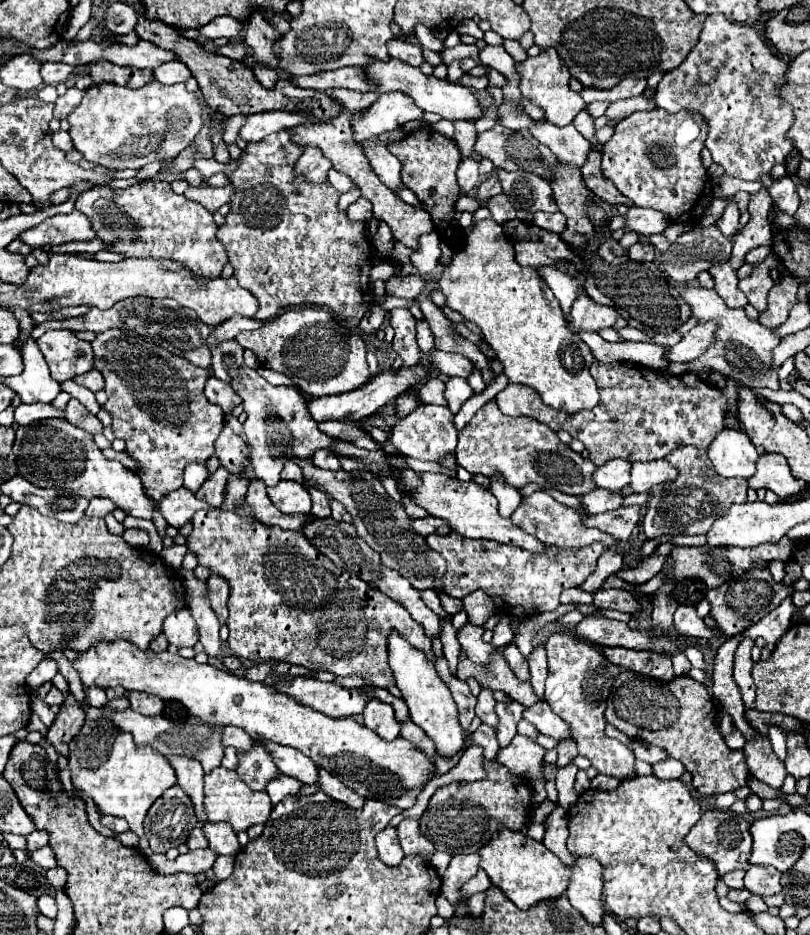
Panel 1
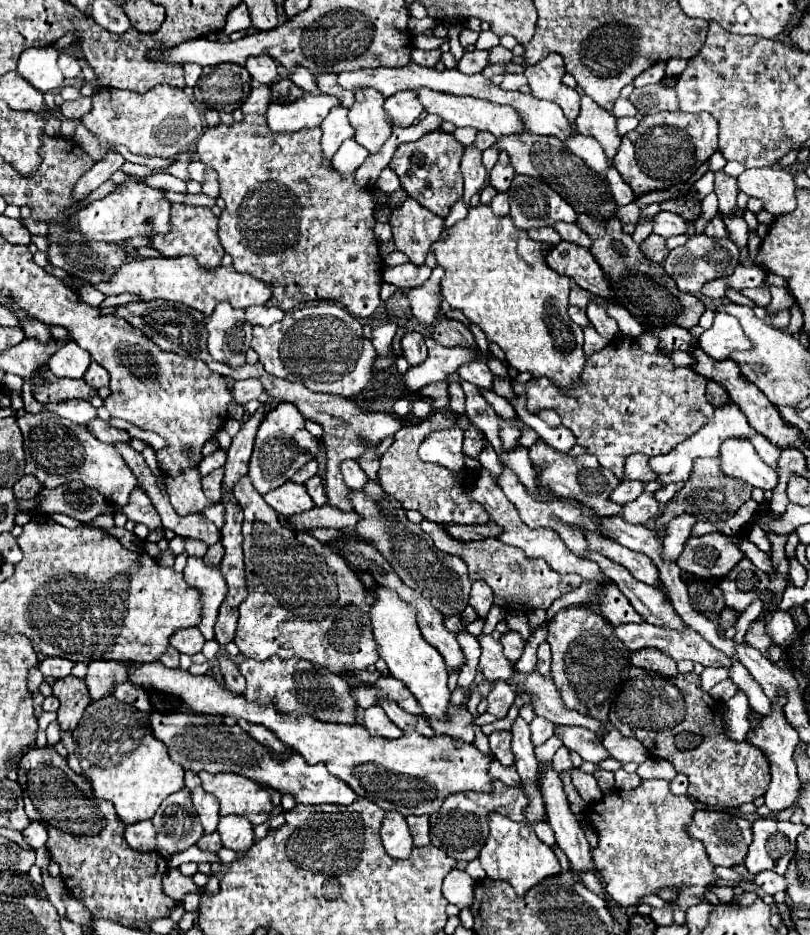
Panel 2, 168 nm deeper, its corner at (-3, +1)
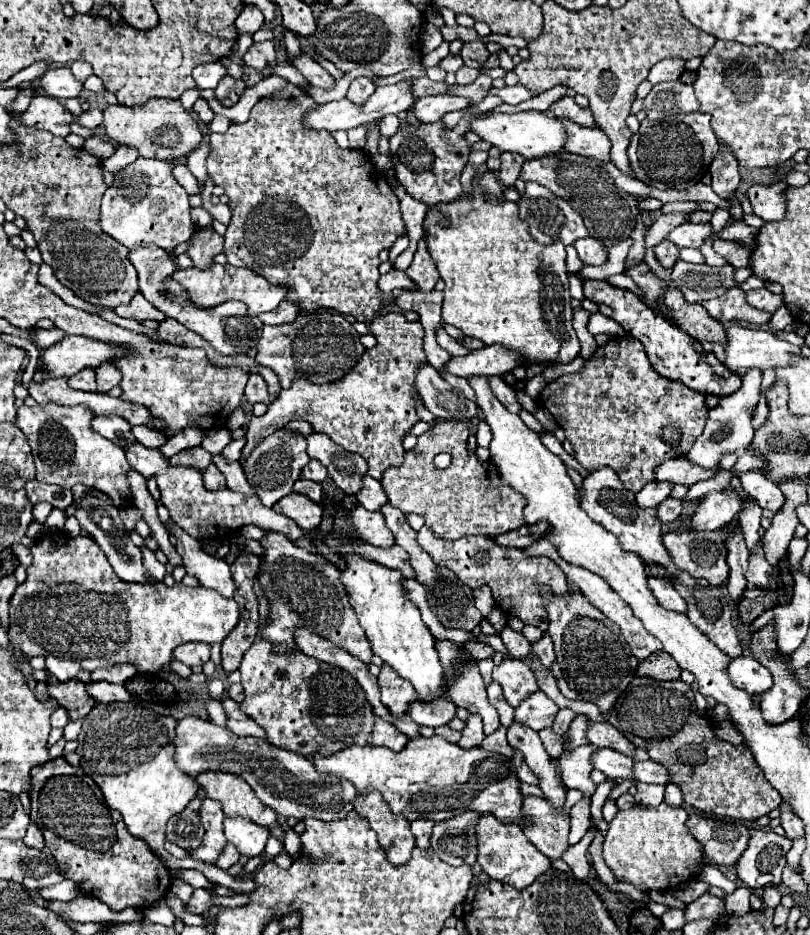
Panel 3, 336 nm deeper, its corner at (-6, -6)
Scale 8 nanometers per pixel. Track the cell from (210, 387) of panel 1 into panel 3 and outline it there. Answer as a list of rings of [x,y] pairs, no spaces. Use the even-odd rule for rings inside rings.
[[[251,374],[251,376],[249,376],[247,388],[245,388],[245,400],[247,400],[249,404],[257,404],[257,402],[271,404],[271,396],[269,396],[269,392],[267,392],[267,382],[263,380],[261,374]]]

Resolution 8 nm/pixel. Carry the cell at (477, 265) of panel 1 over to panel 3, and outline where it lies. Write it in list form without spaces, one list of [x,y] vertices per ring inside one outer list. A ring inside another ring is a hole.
[[[485,172],[479,180],[473,180],[473,198],[461,196],[451,204],[431,208],[425,218],[425,232],[429,236],[429,254],[445,280],[443,322],[457,326],[465,336],[479,338],[487,346],[505,346],[519,354],[525,364],[567,364],[579,356],[579,340],[573,330],[565,246],[559,242],[543,246],[529,236],[527,224],[519,220],[517,204],[503,198],[503,186],[493,172]]]

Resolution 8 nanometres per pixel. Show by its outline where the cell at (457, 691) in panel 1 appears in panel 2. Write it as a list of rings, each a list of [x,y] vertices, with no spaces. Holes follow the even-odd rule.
[[[450,707],[448,709],[448,723],[440,723],[440,721],[428,721],[428,723],[436,735],[450,735],[450,737],[462,739],[466,743],[474,741],[472,715],[468,713],[466,707]]]

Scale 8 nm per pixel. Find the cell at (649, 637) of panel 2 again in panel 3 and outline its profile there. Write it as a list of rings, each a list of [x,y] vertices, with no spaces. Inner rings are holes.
[[[739,656],[739,658],[733,658],[727,666],[727,676],[729,680],[753,694],[753,692],[767,692],[773,684],[773,678],[771,678],[771,672],[767,668],[763,668],[763,664],[759,664],[757,660],[753,660],[751,656]]]

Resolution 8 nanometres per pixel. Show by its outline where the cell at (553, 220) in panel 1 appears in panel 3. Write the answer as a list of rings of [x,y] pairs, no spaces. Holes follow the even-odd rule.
[[[581,238],[573,246],[575,246],[575,250],[577,250],[577,254],[579,254],[583,264],[599,266],[599,264],[605,264],[605,260],[607,260],[607,252],[603,250],[603,242],[601,240]]]

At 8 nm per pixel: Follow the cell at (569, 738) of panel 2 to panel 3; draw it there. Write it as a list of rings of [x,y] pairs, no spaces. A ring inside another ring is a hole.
[[[597,748],[591,754],[591,764],[593,764],[593,768],[601,770],[611,780],[617,780],[617,778],[633,780],[633,774],[631,774],[633,760],[621,752],[611,750],[611,748]]]

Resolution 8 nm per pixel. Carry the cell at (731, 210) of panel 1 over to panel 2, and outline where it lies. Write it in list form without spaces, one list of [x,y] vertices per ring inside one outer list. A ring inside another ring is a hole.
[[[716,171],[714,173],[714,193],[720,203],[720,213],[732,215],[732,211],[736,207],[736,195],[738,195],[736,177],[726,175],[724,171]]]

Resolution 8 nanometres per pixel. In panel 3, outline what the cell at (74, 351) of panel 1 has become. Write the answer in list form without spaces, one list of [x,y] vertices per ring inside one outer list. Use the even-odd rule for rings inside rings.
[[[83,368],[81,372],[73,374],[73,376],[69,378],[69,384],[71,384],[71,388],[75,388],[75,390],[95,392],[95,374],[93,374],[93,368]]]

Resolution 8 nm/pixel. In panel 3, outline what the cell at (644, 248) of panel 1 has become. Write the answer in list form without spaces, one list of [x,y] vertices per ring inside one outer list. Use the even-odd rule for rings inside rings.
[[[663,240],[661,244],[655,246],[655,258],[659,260],[659,264],[663,268],[673,268],[679,258],[679,248],[675,244],[671,244],[669,240]]]

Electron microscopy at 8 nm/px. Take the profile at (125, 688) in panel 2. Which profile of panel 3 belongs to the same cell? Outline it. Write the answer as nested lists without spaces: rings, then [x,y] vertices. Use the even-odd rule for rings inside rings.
[[[99,682],[99,684],[91,684],[87,688],[87,692],[91,692],[91,696],[97,702],[131,702],[133,696],[127,692],[125,686],[119,684],[109,684],[109,682]]]

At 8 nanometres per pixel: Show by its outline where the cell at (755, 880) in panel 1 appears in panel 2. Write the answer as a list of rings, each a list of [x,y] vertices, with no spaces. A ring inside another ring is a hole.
[[[762,871],[754,877],[754,883],[768,895],[774,895],[778,891],[786,891],[786,879],[774,871]]]

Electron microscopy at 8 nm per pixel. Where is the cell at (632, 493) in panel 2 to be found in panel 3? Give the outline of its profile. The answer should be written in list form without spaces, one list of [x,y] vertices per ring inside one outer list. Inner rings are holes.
[[[649,482],[647,486],[641,488],[641,492],[635,494],[635,502],[639,508],[655,508],[661,500],[665,500],[671,492],[673,484],[663,484],[663,482]]]

